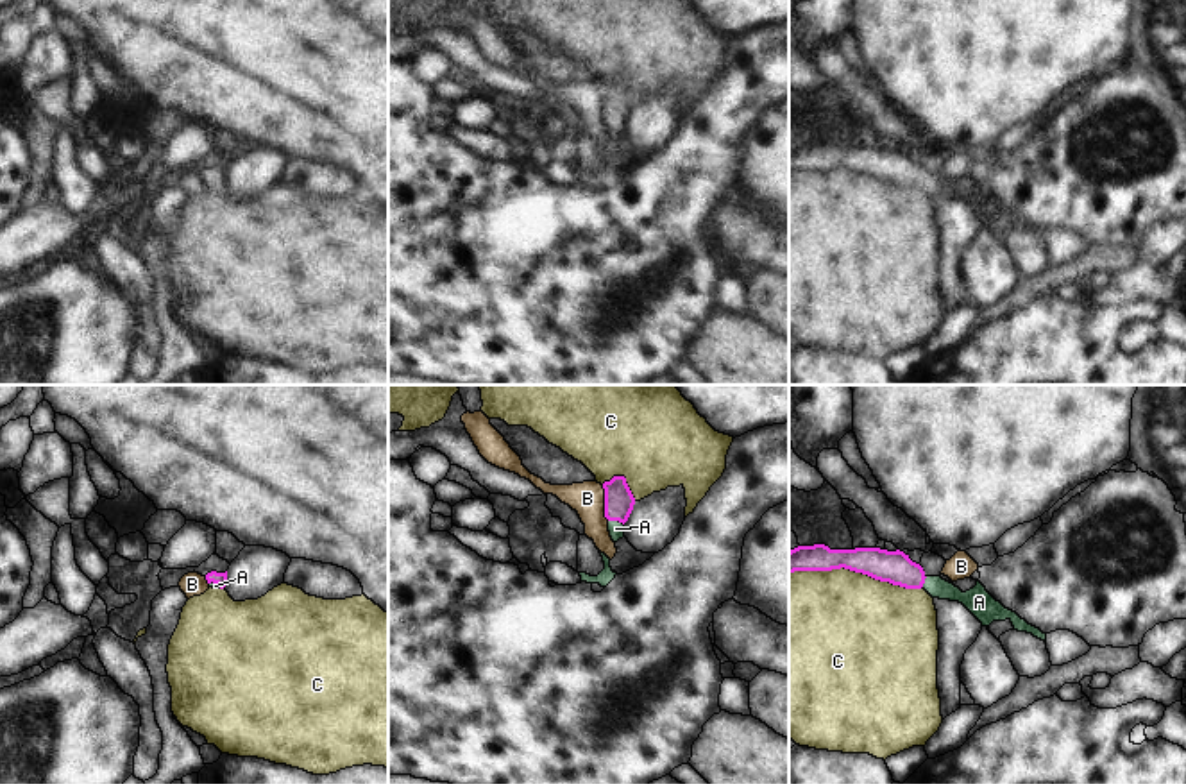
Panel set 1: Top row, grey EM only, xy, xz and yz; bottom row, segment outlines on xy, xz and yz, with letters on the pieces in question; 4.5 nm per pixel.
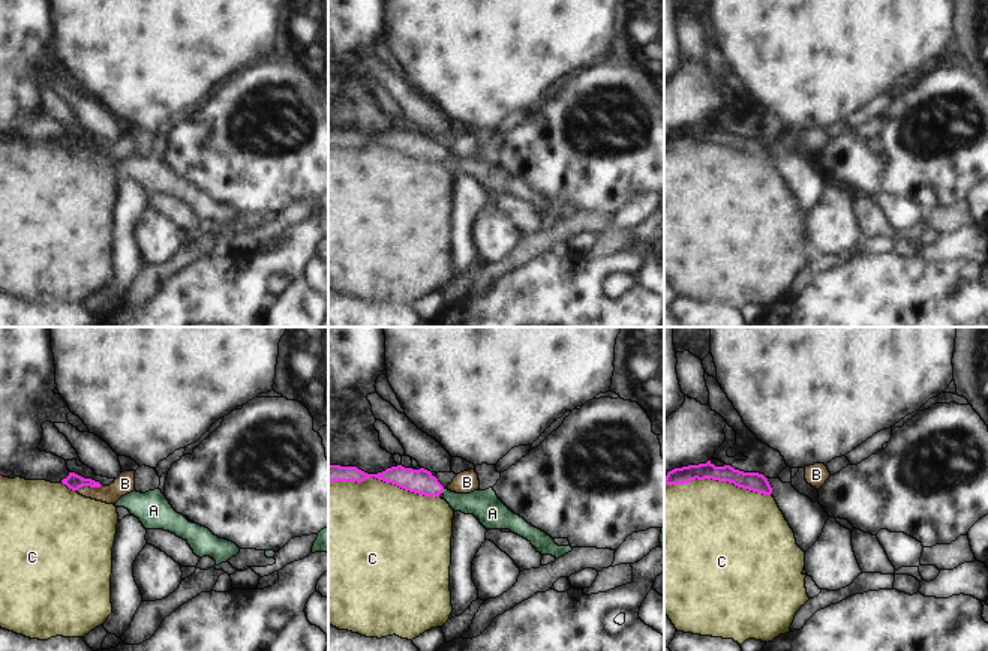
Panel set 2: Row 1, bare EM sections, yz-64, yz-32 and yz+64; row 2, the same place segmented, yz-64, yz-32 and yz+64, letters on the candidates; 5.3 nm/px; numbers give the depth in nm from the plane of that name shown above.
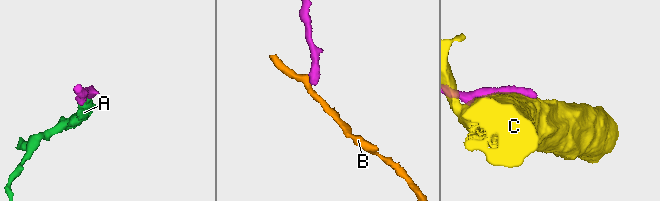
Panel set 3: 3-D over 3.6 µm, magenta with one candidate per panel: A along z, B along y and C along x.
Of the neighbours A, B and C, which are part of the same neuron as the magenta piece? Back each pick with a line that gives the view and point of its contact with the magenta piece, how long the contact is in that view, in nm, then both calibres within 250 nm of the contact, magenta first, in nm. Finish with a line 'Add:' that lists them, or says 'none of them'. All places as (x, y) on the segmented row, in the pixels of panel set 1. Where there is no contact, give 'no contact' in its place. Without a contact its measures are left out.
A: contact xz (616, 519); length 80 nm; calibres 130 and 70 nm
Add: A

